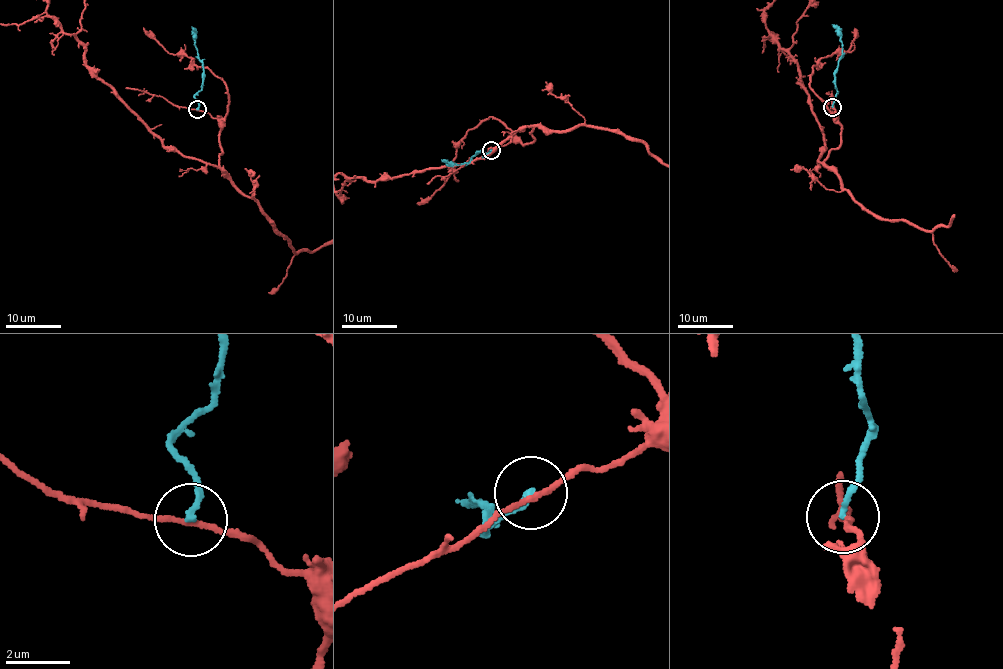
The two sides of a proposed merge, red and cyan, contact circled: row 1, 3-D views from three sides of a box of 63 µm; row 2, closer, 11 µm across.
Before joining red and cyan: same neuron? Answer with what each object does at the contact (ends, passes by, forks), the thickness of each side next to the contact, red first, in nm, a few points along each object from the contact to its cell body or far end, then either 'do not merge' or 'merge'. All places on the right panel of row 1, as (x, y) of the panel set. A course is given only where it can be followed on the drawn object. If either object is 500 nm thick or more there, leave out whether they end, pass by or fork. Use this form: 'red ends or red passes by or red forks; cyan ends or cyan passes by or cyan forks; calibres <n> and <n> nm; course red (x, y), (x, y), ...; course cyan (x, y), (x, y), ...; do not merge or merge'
red passes by; cyan ends; calibres 160 and 170 nm; course red (833, 107), (840, 146), (817, 162), (823, 134), (764, 7); course cyan (833, 107), (837, 91), (835, 70), (842, 53), (840, 31), (832, 24); do not merge

